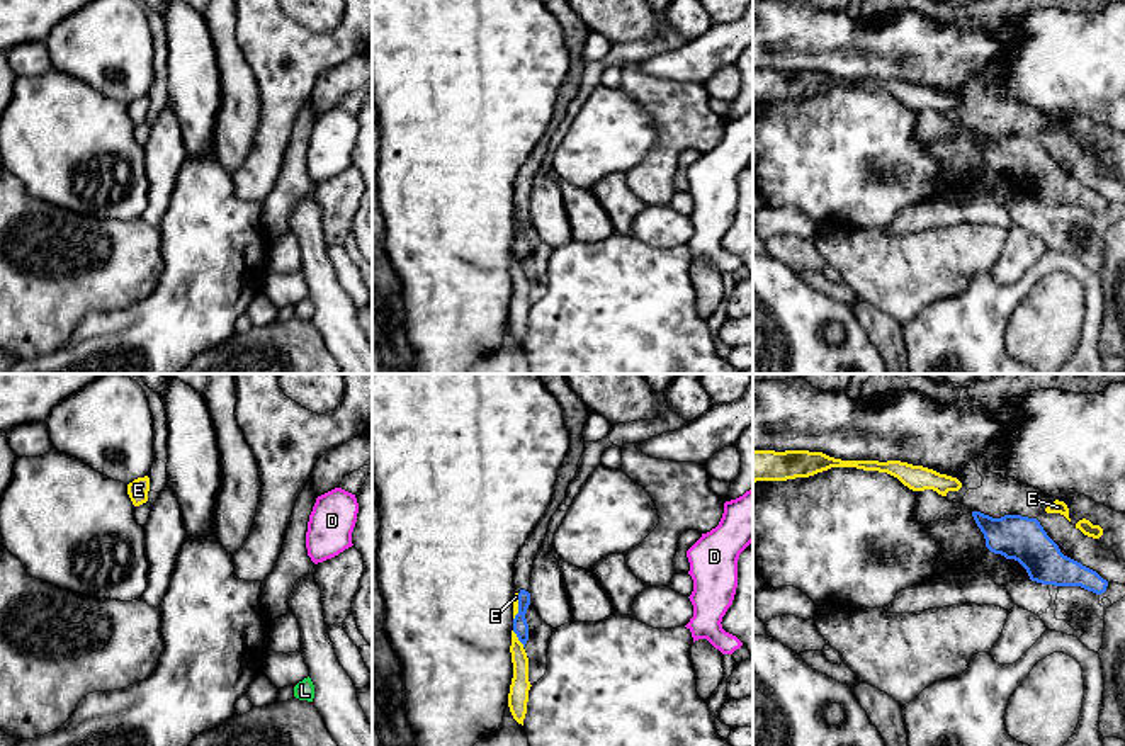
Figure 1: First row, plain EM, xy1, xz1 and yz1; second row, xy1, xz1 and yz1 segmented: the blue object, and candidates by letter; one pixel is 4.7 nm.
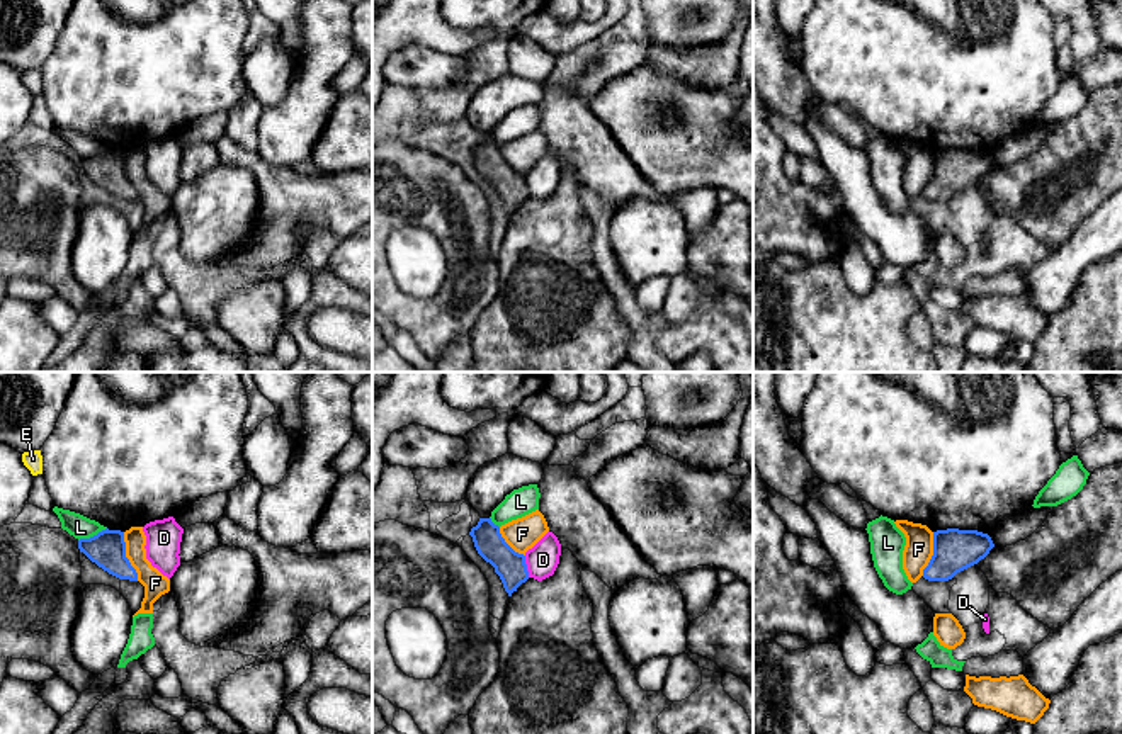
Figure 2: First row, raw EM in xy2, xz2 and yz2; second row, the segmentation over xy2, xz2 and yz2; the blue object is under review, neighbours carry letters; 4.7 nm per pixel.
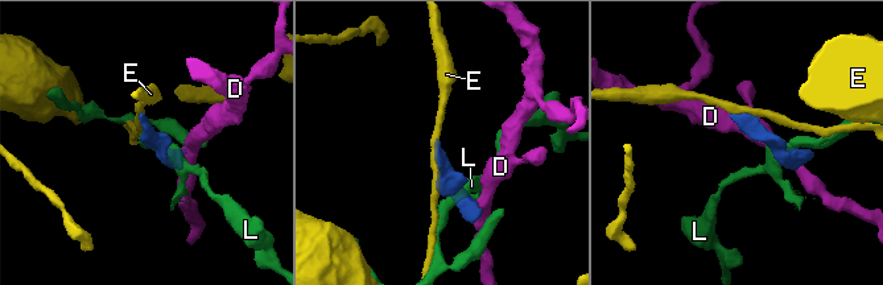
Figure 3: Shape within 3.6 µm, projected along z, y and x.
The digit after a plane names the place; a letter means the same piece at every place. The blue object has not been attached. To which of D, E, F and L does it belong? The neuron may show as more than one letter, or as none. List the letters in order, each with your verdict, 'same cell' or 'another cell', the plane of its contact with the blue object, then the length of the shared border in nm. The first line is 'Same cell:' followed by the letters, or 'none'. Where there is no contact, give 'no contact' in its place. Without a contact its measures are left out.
Same cell: none
D: another cell; meets blue in xz2; contact 110 nm long
E: another cell; meets blue in xz1; contact 100 nm long
F: another cell; meets blue in xy2; contact 240 nm long
L: another cell; meets blue in xy2; contact 150 nm long

